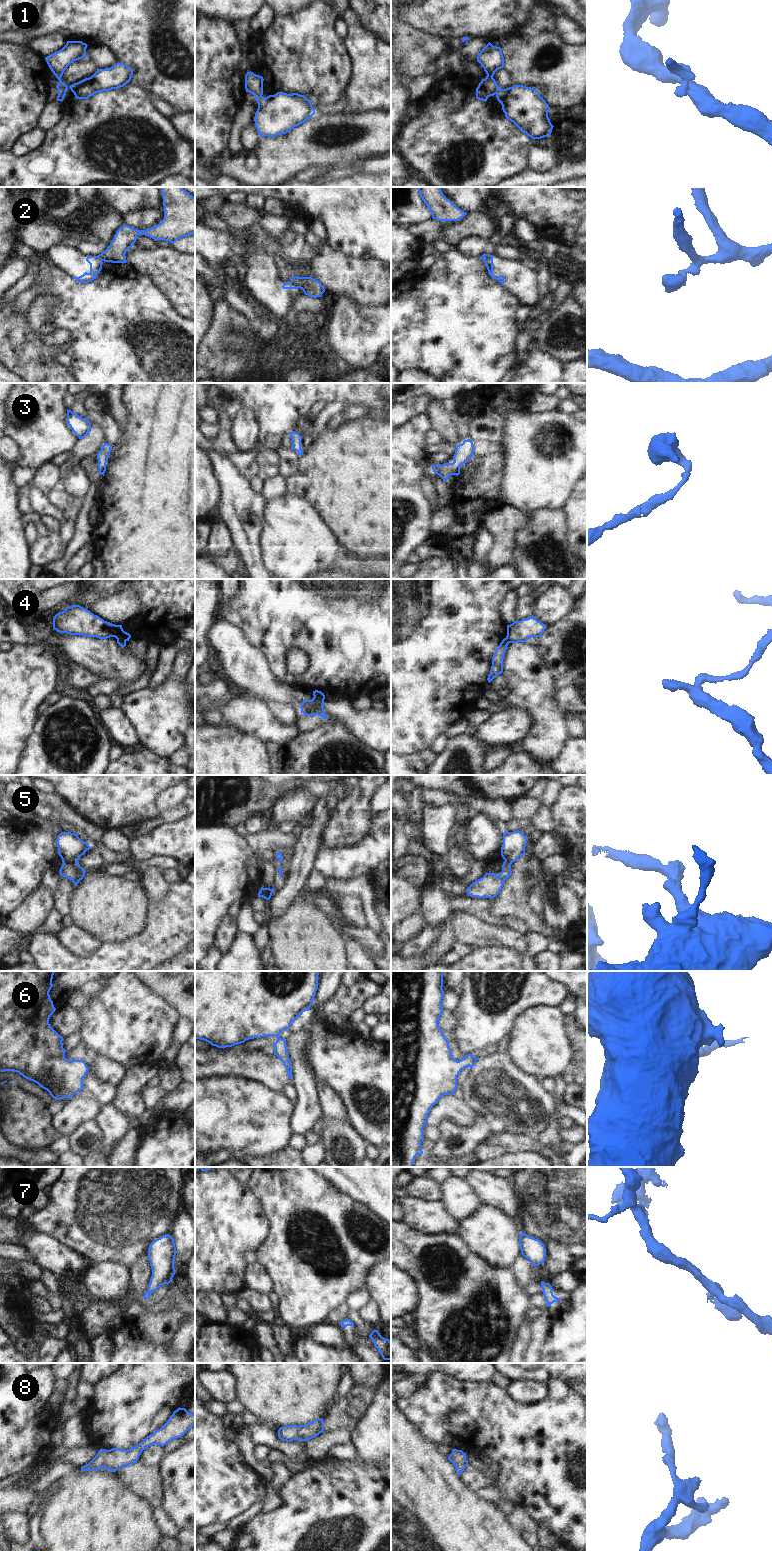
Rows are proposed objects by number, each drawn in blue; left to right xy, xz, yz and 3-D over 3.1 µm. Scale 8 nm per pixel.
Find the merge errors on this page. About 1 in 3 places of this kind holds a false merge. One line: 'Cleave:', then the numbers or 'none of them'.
Cleave: 1, 2, 4, 5.

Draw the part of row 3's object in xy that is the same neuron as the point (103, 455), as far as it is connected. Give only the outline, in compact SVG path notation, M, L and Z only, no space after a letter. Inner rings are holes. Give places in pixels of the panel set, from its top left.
M105 443L101 450L97 453L97 459L98 459L98 469L99 473L104 476L104 473L106 471L106 463L108 461L110 452L111 452L112 445L109 443Z

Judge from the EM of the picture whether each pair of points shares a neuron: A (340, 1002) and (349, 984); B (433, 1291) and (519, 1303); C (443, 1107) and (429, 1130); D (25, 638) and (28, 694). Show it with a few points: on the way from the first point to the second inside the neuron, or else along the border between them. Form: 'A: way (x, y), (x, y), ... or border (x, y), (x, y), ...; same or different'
A: way (344, 998), (349, 993), (349, 988); same
B: way (454, 1292), (475, 1292), (487, 1281), (498, 1288); same
C: border (428, 1121), (437, 1126); different
D: border (36, 641), (30, 644), (15, 644), (13, 646); different

